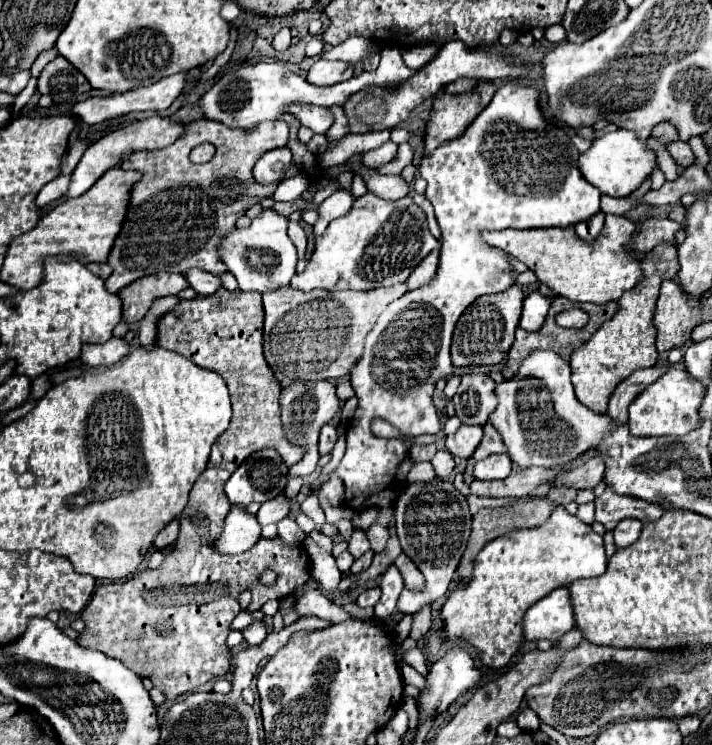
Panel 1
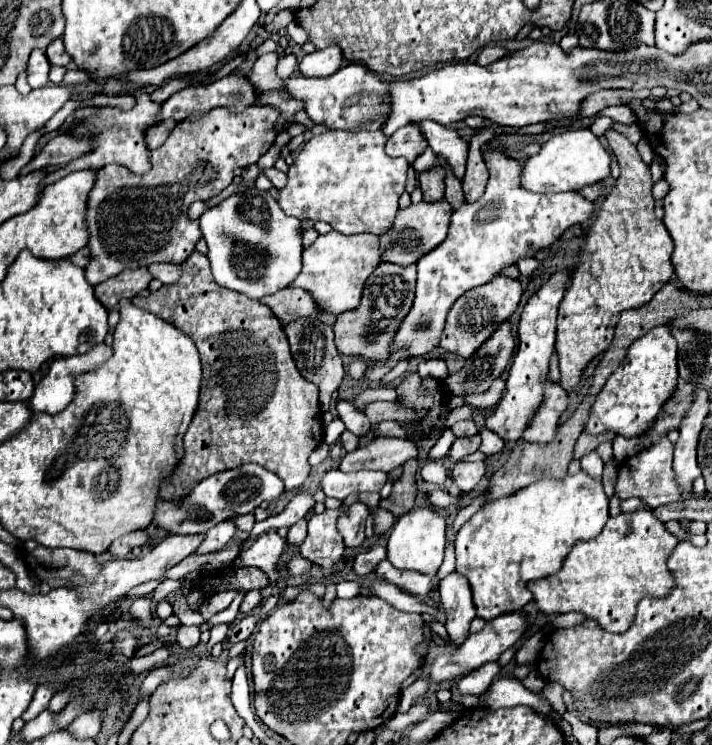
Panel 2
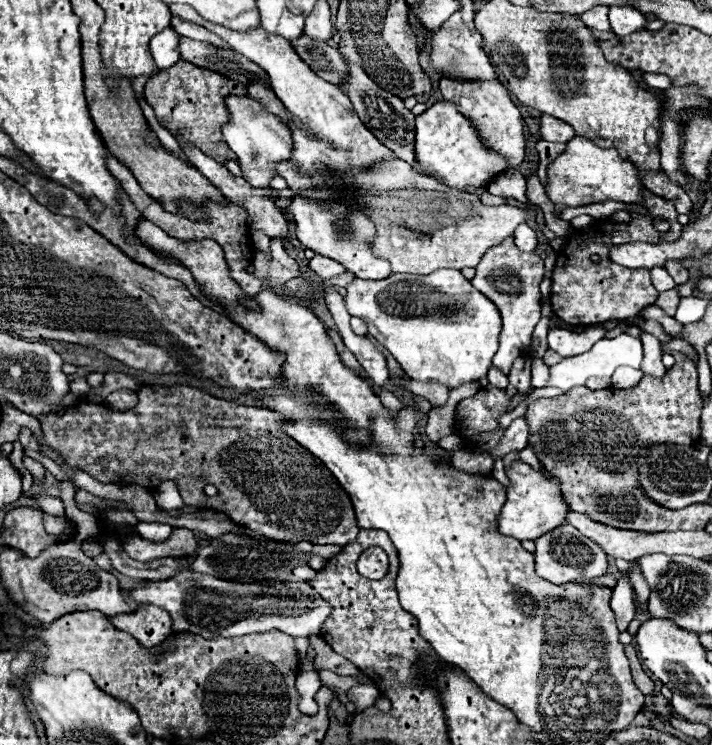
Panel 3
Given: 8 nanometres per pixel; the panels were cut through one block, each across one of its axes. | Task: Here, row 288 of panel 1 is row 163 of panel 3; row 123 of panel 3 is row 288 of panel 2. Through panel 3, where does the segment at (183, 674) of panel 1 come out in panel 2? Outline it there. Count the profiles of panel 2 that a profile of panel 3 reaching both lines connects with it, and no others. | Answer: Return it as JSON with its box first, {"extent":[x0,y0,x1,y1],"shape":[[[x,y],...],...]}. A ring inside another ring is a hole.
{"extent":[140,250,324,496],"shape":[[[196,250],[180,264],[180,268],[182,276],[178,282],[150,292],[144,304],[140,304],[144,310],[158,314],[162,320],[170,322],[188,338],[192,338],[202,362],[200,400],[184,434],[184,456],[178,460],[172,474],[162,480],[160,496],[184,496],[206,476],[238,468],[248,462],[260,464],[274,472],[284,482],[286,490],[300,488],[310,472],[308,456],[324,436],[318,386],[304,380],[298,372],[280,320],[274,318],[272,310],[266,304],[216,284],[210,276],[210,264],[206,256]]]}

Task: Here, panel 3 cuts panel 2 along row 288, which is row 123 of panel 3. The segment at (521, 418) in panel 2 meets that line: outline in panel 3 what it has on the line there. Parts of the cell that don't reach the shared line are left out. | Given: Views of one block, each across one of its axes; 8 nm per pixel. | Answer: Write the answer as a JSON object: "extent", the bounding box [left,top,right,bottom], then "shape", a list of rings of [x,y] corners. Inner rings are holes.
{"extent":[540,114,576,142],"shape":[[[542,114],[540,116],[540,136],[542,136],[542,140],[548,140],[548,142],[568,142],[576,134],[566,122],[562,122],[554,116]]]}

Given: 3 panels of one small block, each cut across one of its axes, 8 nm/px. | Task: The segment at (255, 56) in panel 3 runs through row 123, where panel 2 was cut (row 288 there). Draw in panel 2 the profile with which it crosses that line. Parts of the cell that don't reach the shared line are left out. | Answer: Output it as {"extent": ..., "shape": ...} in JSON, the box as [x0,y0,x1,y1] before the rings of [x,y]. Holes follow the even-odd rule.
{"extent":[292,230,382,314],"shape":[[[336,230],[318,236],[318,240],[304,250],[302,256],[302,272],[292,282],[292,286],[298,286],[306,290],[314,304],[324,314],[340,314],[344,310],[356,308],[358,300],[362,296],[362,284],[370,276],[370,270],[378,266],[382,250],[378,248],[378,236],[376,234],[340,234]]]}

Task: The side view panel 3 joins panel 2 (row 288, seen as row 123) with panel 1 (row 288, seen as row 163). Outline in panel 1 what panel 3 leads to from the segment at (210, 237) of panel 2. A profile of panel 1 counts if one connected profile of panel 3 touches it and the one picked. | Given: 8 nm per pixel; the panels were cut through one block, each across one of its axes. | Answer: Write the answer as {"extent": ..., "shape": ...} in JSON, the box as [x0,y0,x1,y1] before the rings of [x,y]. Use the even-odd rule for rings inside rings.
{"extent":[218,208,298,292],"shape":[[[264,208],[252,222],[250,226],[246,228],[232,228],[222,240],[220,240],[220,246],[218,246],[218,254],[220,254],[220,260],[226,264],[228,272],[234,274],[234,278],[238,280],[238,288],[242,292],[266,292],[266,290],[278,290],[282,286],[288,286],[292,276],[296,274],[296,262],[298,262],[298,254],[296,254],[296,246],[290,242],[288,234],[286,234],[286,228],[288,228],[288,220],[278,214],[274,208]]]}

